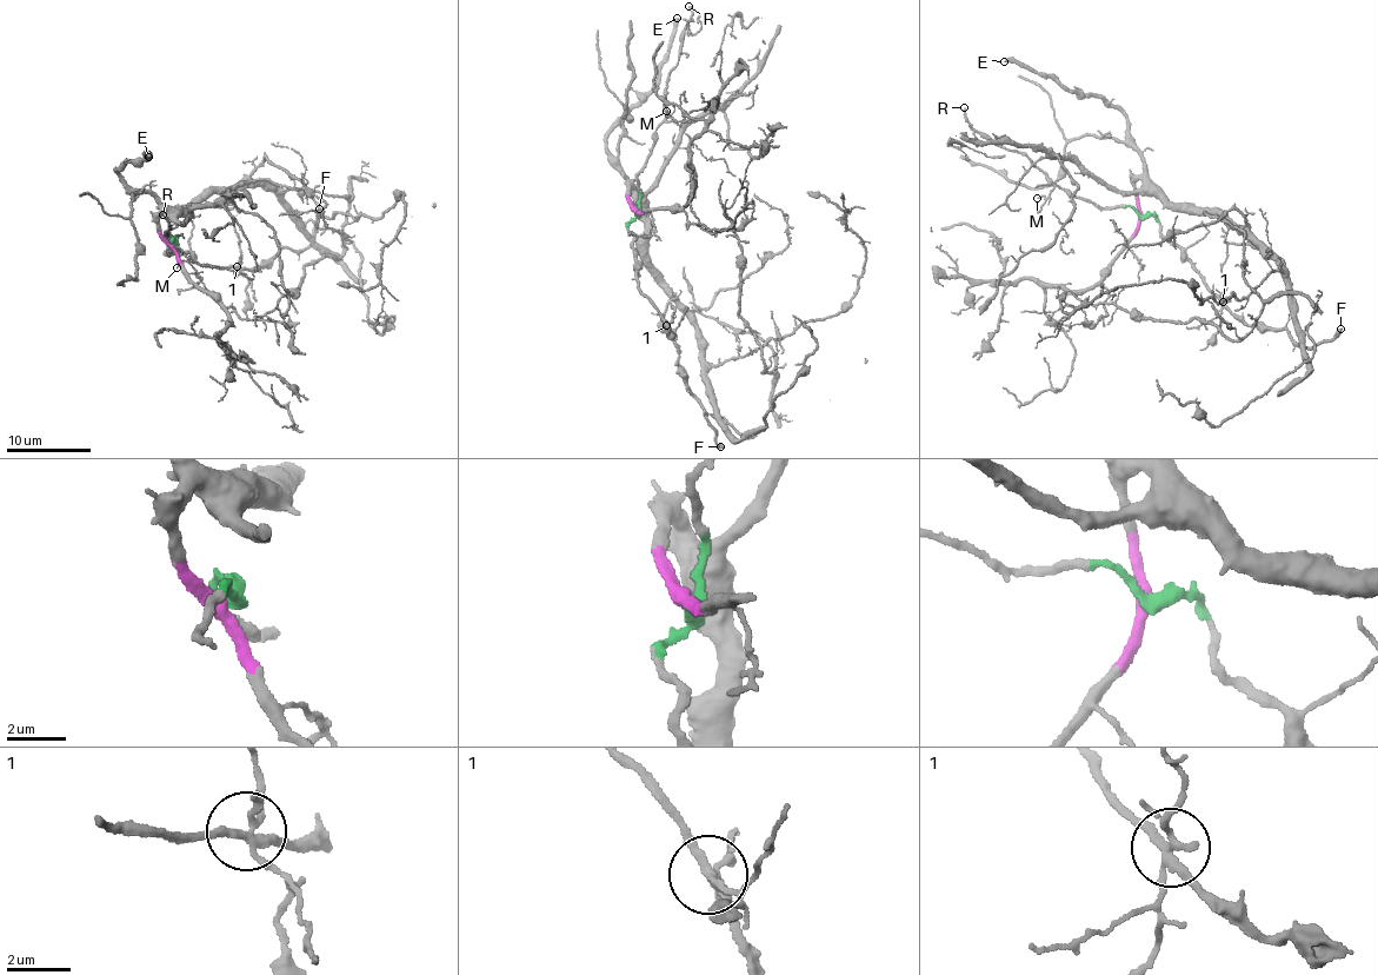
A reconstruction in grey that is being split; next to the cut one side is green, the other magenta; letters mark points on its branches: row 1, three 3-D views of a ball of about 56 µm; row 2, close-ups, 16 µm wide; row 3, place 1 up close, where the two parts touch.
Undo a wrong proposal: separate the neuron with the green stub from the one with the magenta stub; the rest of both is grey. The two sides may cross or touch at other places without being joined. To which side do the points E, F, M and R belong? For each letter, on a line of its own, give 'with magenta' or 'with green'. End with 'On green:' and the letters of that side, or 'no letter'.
E: with magenta
F: with green
M: with green
R: with green
On green: F, M, R

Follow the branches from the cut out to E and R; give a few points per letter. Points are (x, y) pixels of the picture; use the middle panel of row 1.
E: (637, 210), (628, 192), (632, 186), (630, 190), (606, 144), (608, 133), (657, 81), (678, 18)
R: (637, 211), (638, 171), (651, 153), (656, 127), (665, 117), (667, 79), (680, 32), (693, 13), (688, 6)

